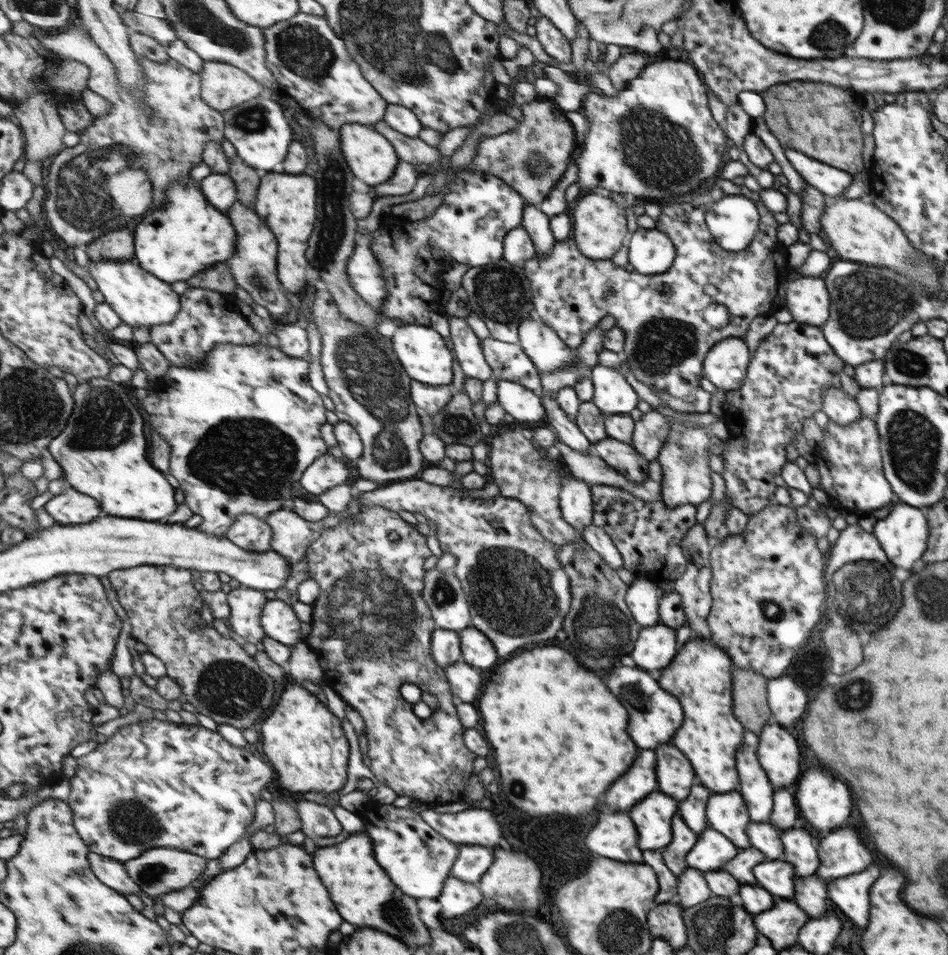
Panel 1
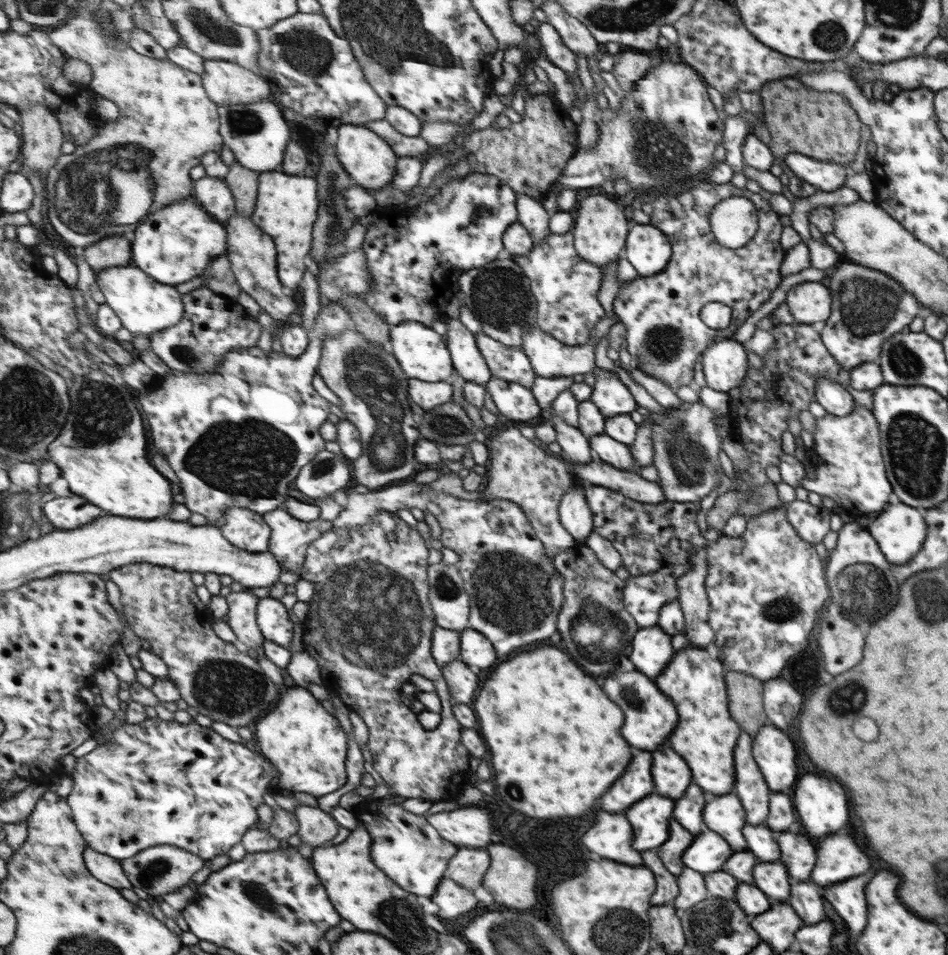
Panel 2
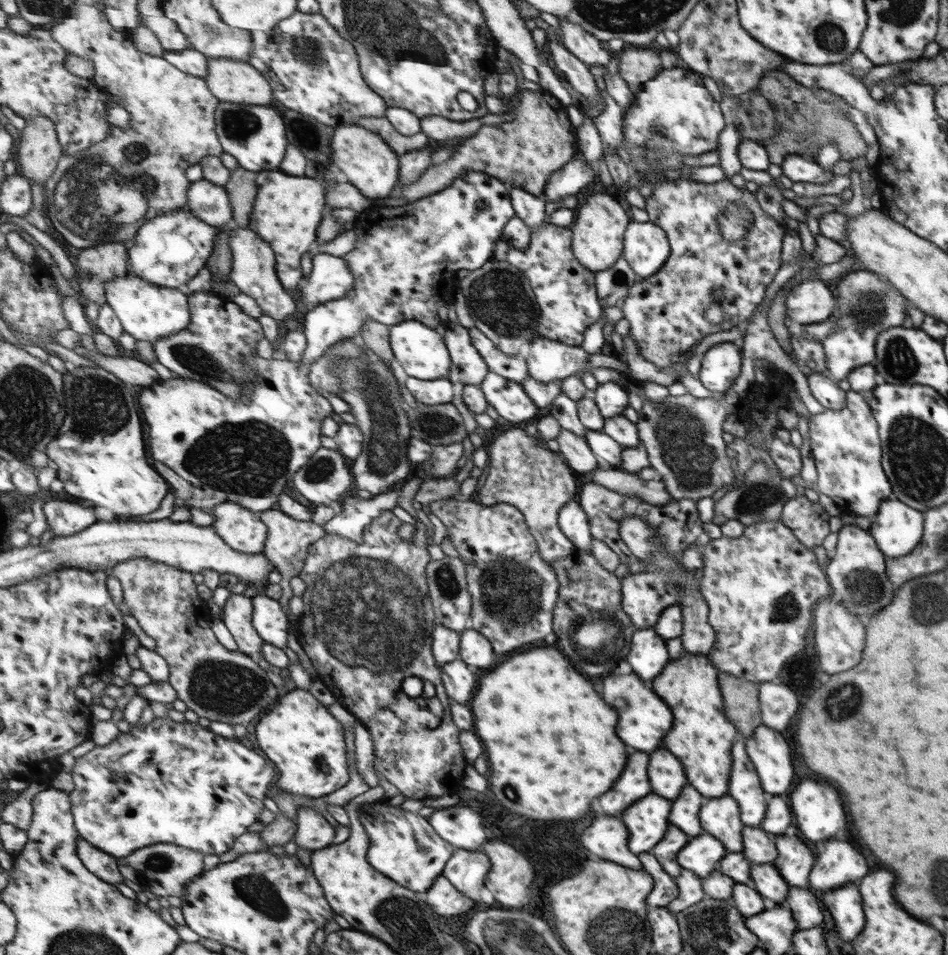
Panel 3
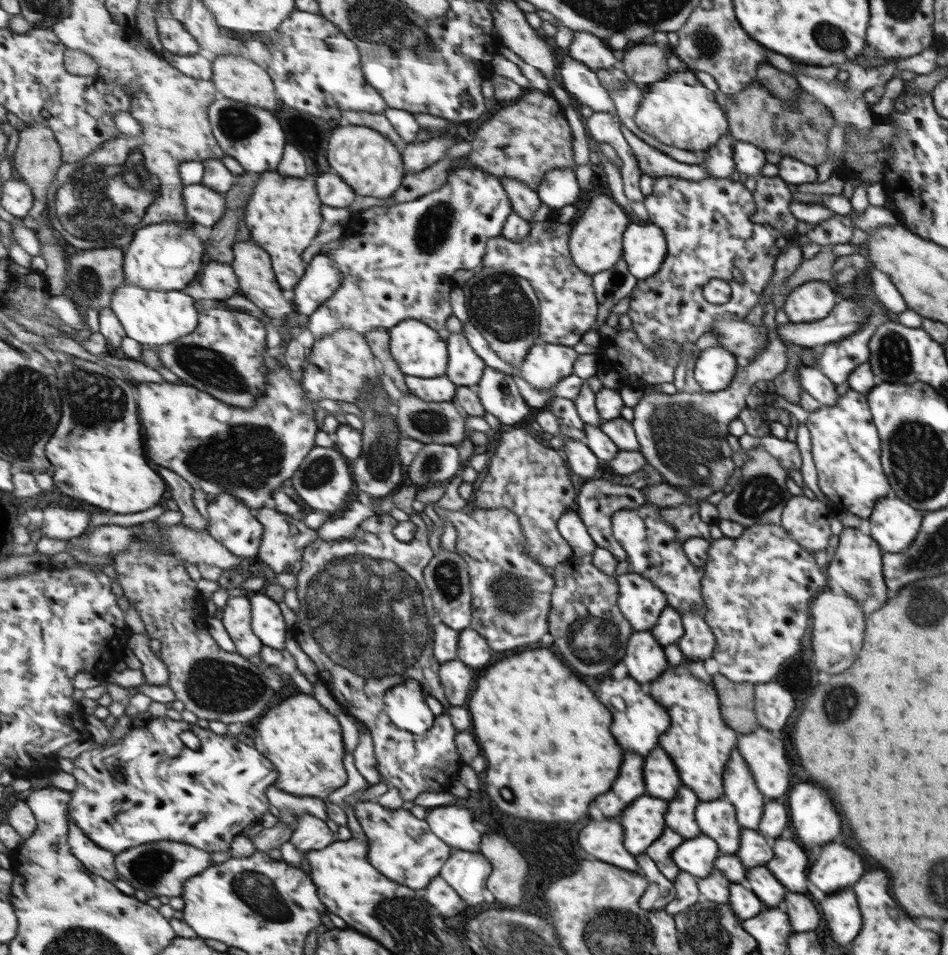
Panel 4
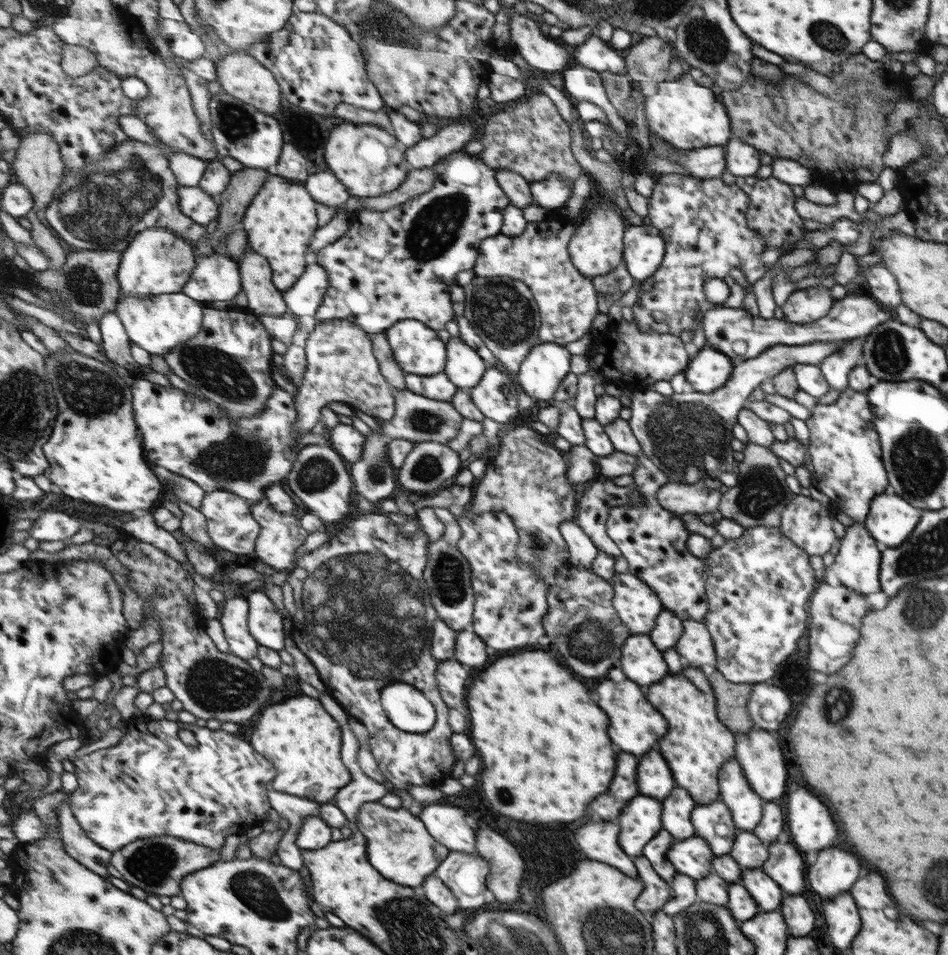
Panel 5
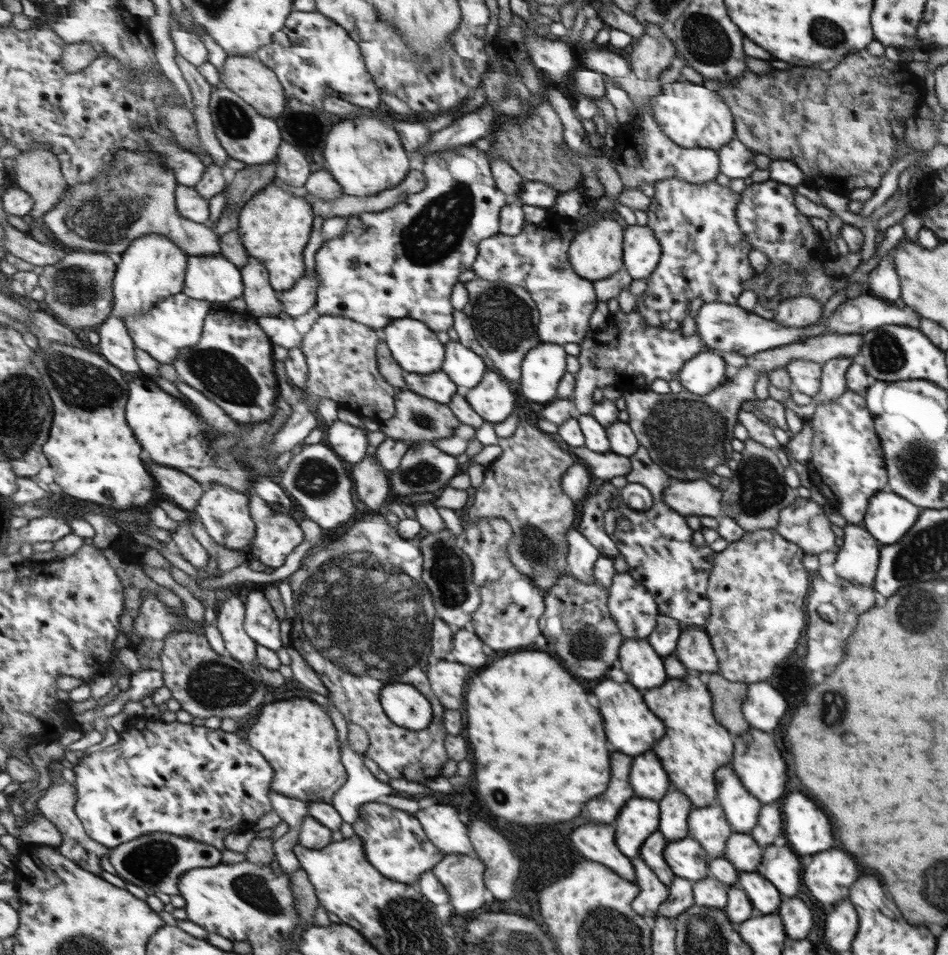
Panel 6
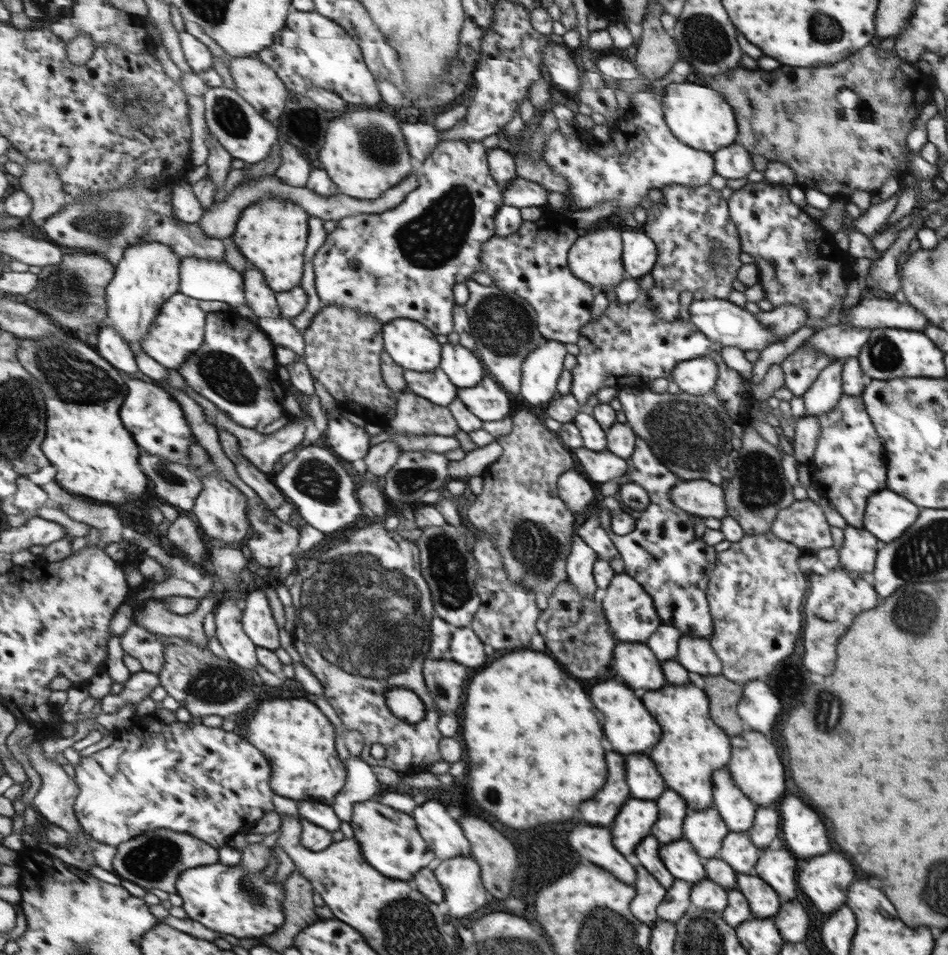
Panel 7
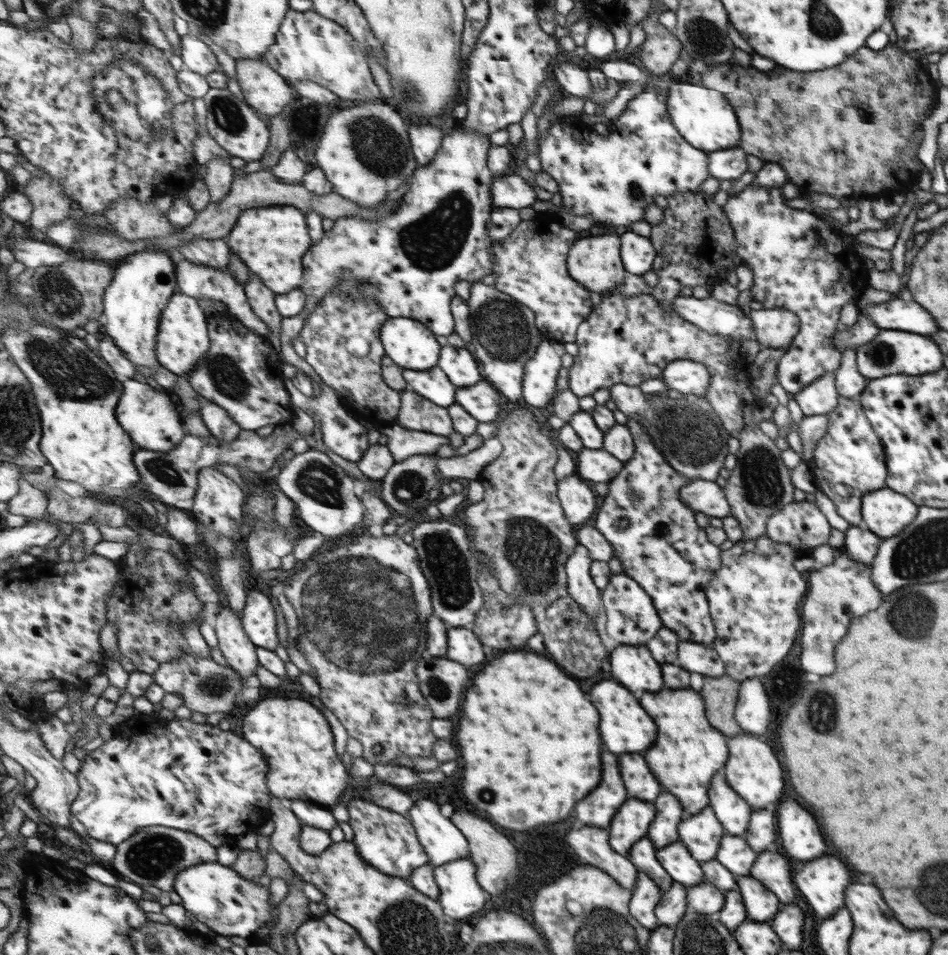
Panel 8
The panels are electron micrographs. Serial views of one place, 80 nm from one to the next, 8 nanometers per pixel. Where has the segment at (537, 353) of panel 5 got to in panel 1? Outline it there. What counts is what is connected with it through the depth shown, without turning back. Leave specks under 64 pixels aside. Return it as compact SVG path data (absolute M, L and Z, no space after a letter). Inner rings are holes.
M529 315L520 324L520 345L524 351L532 358L536 364L536 368L541 373L553 372L567 365L587 365L589 368L594 367L598 362L598 355L603 349L604 331L594 328L585 336L584 342L577 348L569 348L568 345L561 340L554 328L551 328L539 316Z

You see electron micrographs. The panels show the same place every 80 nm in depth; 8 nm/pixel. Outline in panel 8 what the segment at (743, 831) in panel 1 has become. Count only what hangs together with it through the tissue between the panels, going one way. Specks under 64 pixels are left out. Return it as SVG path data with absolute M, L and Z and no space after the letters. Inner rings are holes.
M711 807L688 815L679 824L679 842L682 842L699 862L714 858L720 838L725 834Z

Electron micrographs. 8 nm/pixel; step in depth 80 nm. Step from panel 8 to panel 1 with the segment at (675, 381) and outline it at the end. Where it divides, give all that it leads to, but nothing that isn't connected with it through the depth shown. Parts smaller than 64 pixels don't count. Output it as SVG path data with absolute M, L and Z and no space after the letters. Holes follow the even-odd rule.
M742 338L721 339L704 356L702 376L718 390L732 392L743 386L749 359Z

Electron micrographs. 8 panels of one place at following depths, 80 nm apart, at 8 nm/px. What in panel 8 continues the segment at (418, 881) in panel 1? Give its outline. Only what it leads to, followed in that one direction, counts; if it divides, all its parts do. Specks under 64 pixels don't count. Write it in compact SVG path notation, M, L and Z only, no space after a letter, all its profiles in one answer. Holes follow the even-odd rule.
M349 797L350 826L354 831L353 841L357 844L361 856L369 860L375 868L381 868L381 872L389 876L397 876L408 879L413 871L430 862L430 856L421 844L413 821L403 814L383 808L373 801L365 798Z

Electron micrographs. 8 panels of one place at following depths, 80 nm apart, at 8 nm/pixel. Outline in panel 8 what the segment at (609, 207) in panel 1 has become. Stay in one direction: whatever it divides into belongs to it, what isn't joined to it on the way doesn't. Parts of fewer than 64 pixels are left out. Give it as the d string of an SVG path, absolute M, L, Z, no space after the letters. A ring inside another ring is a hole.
M603 234L603 236L588 236L577 238L567 254L568 275L577 284L591 292L599 294L612 291L613 288L623 284L623 267L619 260L619 238L615 234Z

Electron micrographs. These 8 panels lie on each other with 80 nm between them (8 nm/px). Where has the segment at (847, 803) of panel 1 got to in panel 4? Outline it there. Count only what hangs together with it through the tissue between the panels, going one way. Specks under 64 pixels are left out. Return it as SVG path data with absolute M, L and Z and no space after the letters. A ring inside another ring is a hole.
M797 784L787 796L789 826L801 836L801 846L831 842L841 828L841 820L825 790L811 784Z

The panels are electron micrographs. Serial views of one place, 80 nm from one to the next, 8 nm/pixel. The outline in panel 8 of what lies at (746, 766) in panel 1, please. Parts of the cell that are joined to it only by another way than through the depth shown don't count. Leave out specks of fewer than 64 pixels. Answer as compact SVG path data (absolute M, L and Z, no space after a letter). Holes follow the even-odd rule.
M717 773L708 787L708 806L721 823L725 834L743 836L747 830L751 805L747 804L727 783L723 774Z

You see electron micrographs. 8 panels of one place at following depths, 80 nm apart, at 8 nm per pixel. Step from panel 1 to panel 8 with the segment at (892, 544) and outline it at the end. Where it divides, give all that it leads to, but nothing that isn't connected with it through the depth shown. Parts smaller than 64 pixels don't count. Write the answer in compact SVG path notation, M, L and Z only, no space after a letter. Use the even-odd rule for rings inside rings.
M879 488L866 492L860 502L860 515L865 529L870 529L881 539L895 537L915 518L918 505L902 493L893 492L890 488Z

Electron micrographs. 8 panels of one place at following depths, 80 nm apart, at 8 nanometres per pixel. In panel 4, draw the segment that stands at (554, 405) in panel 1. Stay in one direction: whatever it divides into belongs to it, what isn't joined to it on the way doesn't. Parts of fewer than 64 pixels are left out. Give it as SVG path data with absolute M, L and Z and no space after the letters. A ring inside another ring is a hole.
M558 438L558 440L565 456L568 457L568 465L573 474L586 481L591 480L599 470L597 457L585 447L583 442L569 440L569 438Z

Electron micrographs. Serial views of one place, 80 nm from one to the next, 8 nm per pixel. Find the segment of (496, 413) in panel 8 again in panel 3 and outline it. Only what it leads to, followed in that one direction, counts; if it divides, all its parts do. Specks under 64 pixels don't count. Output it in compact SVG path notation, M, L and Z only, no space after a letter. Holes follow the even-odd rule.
M491 370L481 388L491 408L494 408L503 419L523 425L526 425L527 420L537 420L539 408L521 383L495 374Z

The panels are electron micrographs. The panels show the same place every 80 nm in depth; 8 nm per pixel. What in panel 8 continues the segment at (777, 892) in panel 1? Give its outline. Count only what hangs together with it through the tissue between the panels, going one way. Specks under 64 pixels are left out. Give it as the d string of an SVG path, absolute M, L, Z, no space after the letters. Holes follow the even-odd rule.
M736 875L734 879L737 891L743 897L749 921L769 920L775 916L779 902L763 884L749 875Z

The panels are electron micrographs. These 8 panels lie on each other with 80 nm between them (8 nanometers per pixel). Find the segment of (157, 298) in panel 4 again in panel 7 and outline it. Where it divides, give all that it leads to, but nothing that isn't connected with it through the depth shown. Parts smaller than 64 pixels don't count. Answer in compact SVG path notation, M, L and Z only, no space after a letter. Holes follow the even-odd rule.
M181 292L173 295L167 303L161 307L159 315L154 320L149 332L142 340L142 350L152 356L168 369L179 370L188 356L199 351L204 346L206 323L210 312L229 310L229 305L223 301L199 300Z

